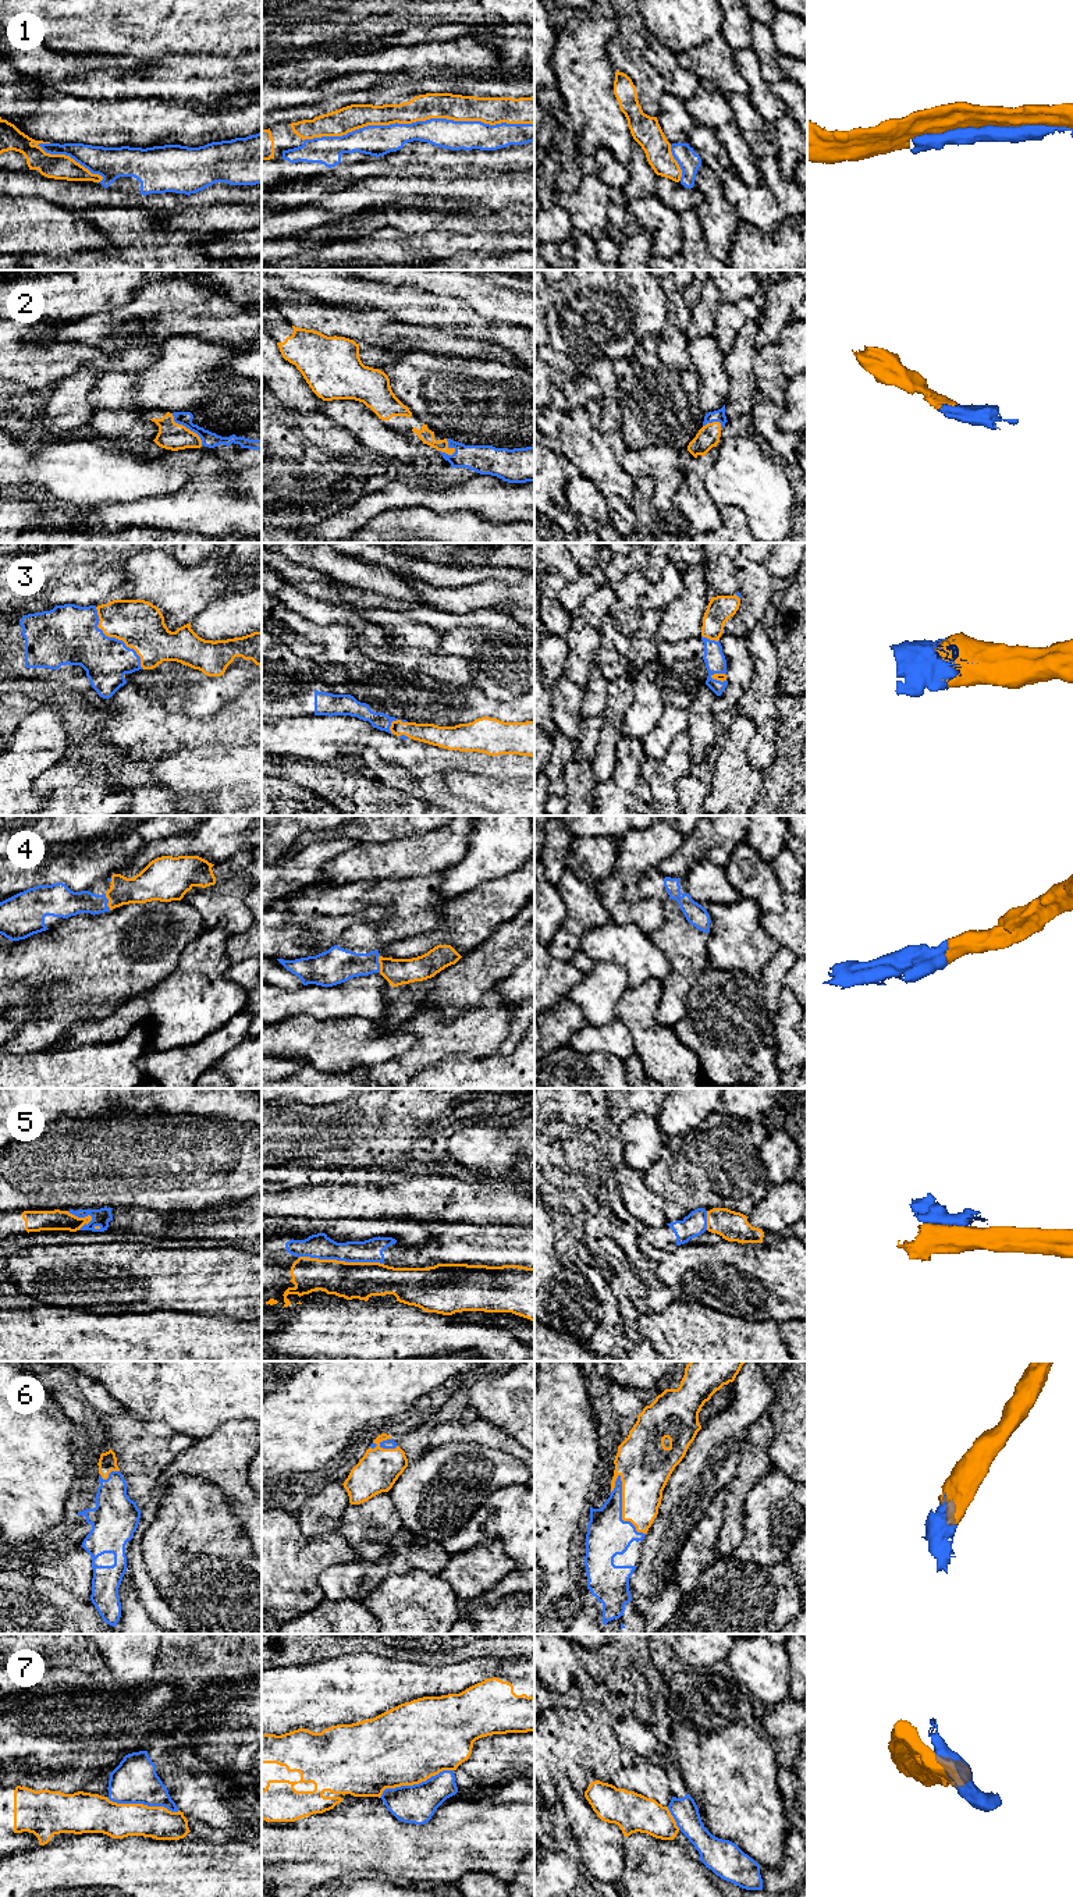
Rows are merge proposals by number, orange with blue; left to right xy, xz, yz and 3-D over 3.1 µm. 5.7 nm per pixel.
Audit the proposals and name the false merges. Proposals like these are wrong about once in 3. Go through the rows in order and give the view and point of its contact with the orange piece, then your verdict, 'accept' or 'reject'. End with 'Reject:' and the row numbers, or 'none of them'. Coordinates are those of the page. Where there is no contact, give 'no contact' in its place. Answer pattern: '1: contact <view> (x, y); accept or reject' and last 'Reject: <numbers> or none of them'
1: contact xz (418, 120); reject
2: contact xy (185, 427); accept
3: contact xy (116, 638); accept
4: contact xz (379, 962); accept
5: contact xz (341, 1261); reject
6: contact yz (622, 1509); accept
7: contact xz (415, 1783); reject
Reject: 1, 5, 7

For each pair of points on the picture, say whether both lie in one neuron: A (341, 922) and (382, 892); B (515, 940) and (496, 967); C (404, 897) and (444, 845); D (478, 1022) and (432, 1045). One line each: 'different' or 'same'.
A: different
B: same
C: different
D: same

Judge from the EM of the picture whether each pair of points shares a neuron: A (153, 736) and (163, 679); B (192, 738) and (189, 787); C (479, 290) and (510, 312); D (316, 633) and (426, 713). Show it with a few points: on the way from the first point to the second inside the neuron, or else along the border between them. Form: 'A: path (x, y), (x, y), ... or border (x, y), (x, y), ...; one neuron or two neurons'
A: border (142, 695), (188, 716); two neurons
B: border (224, 742), (178, 748), (171, 753); two neurons
C: path (486, 297), (503, 305); one neuron
D: path (344, 650), (356, 657), (393, 692), (398, 693); one neuron

